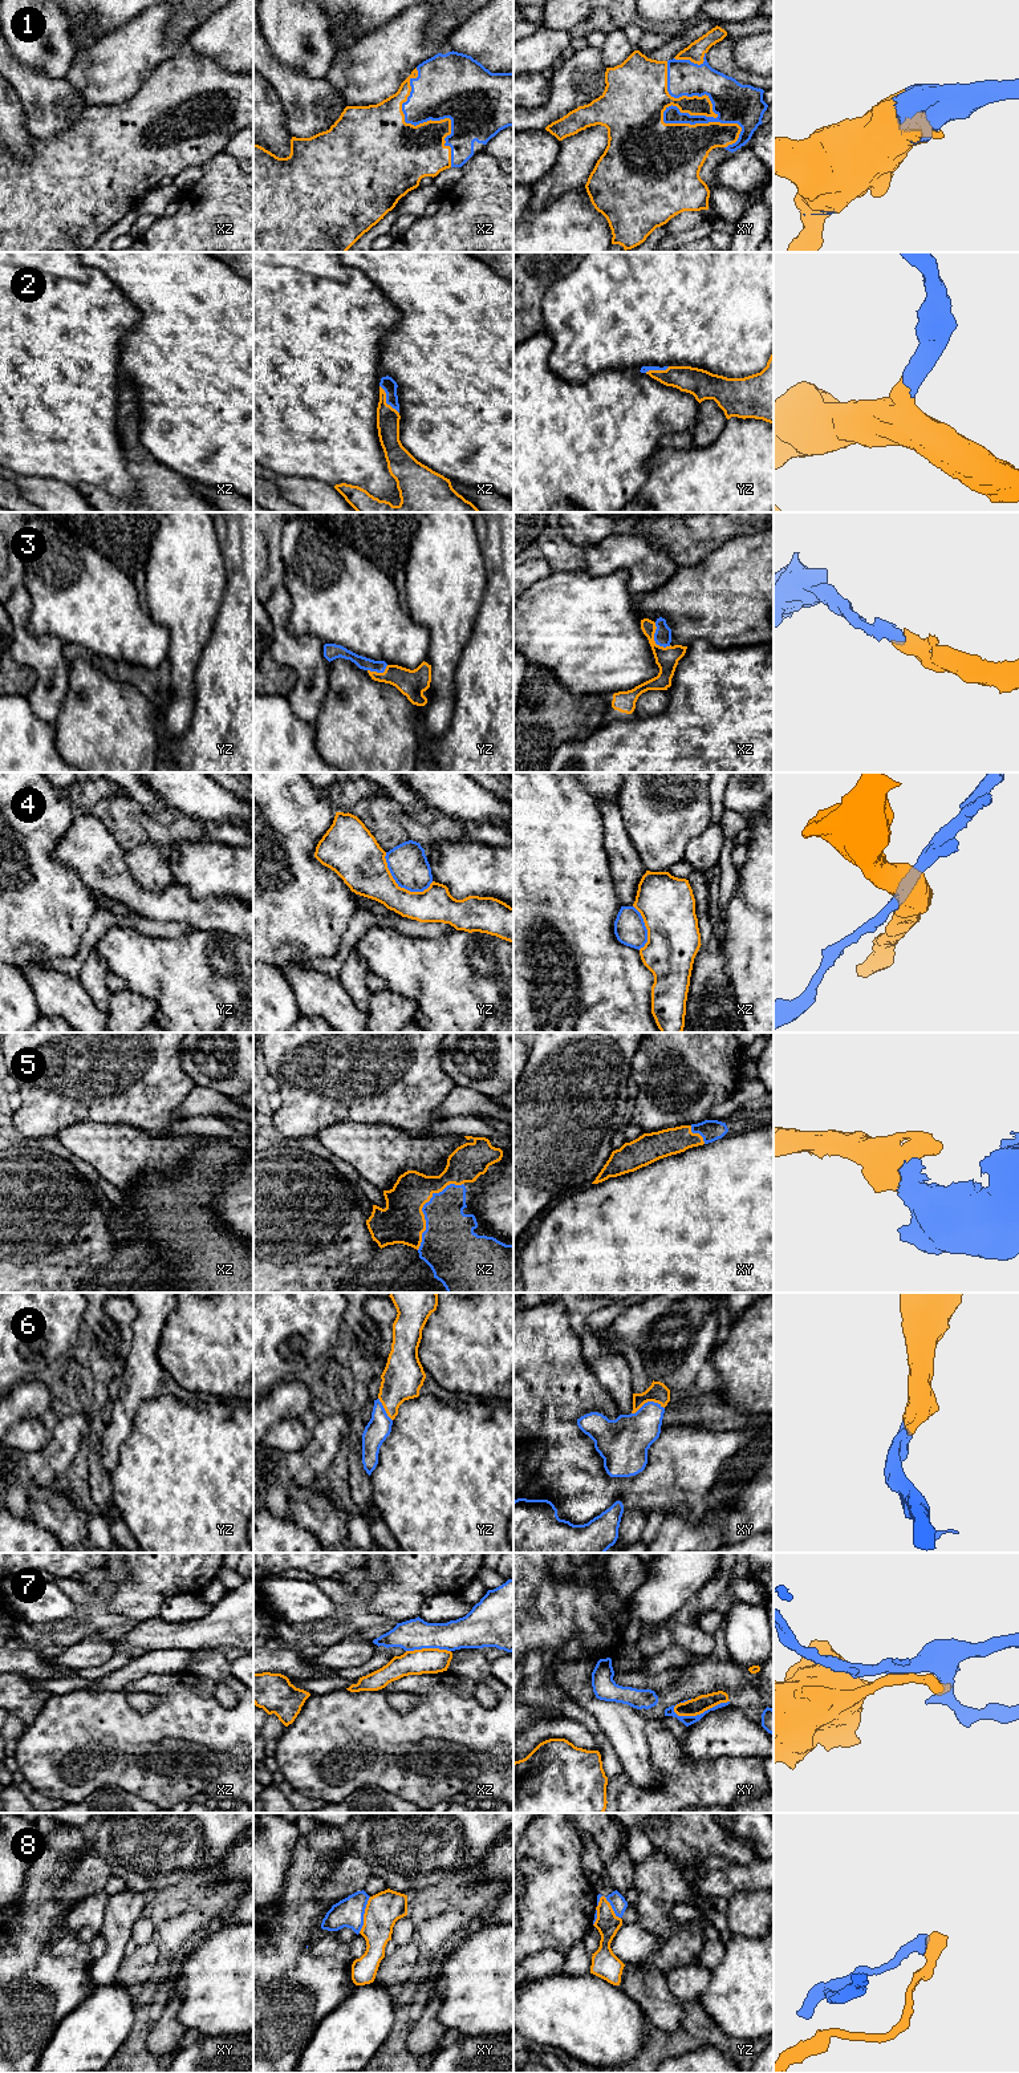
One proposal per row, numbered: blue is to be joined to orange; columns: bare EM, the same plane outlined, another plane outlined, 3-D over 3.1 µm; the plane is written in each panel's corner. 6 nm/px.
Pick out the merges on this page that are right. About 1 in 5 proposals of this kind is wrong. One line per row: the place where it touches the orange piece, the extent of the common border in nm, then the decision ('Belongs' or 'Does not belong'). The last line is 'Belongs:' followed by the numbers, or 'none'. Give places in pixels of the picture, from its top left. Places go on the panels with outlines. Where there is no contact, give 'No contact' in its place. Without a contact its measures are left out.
1: Touches orange at xy (683, 112). Shared border 650 nm. Belongs
2: Touches orange at xz (385, 400). Shared border 200 nm. Belongs
3: Touches orange at xz (653, 640). Shared border 180 nm. Belongs
4: Touches orange at yz (397, 884). Shared border 340 nm. Does not belong
5: Touches orange at xz (422, 1207). Shared border 500 nm. Belongs
6: Touches orange at xy (648, 1400). Shared border 200 nm. Belongs
7: Touches orange at xy (701, 1712). Shared border 360 nm. Does not belong
8: Touches orange at xy (364, 1915). Shared border 240 nm. Does not belong
Belongs: 1, 2, 3, 5, 6

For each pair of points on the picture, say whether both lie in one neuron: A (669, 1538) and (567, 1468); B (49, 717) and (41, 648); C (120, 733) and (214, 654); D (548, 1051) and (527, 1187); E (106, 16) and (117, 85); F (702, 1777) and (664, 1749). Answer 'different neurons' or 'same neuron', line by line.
A: different neurons
B: same neuron
C: different neurons
D: same neuron
E: different neurons
F: same neuron

